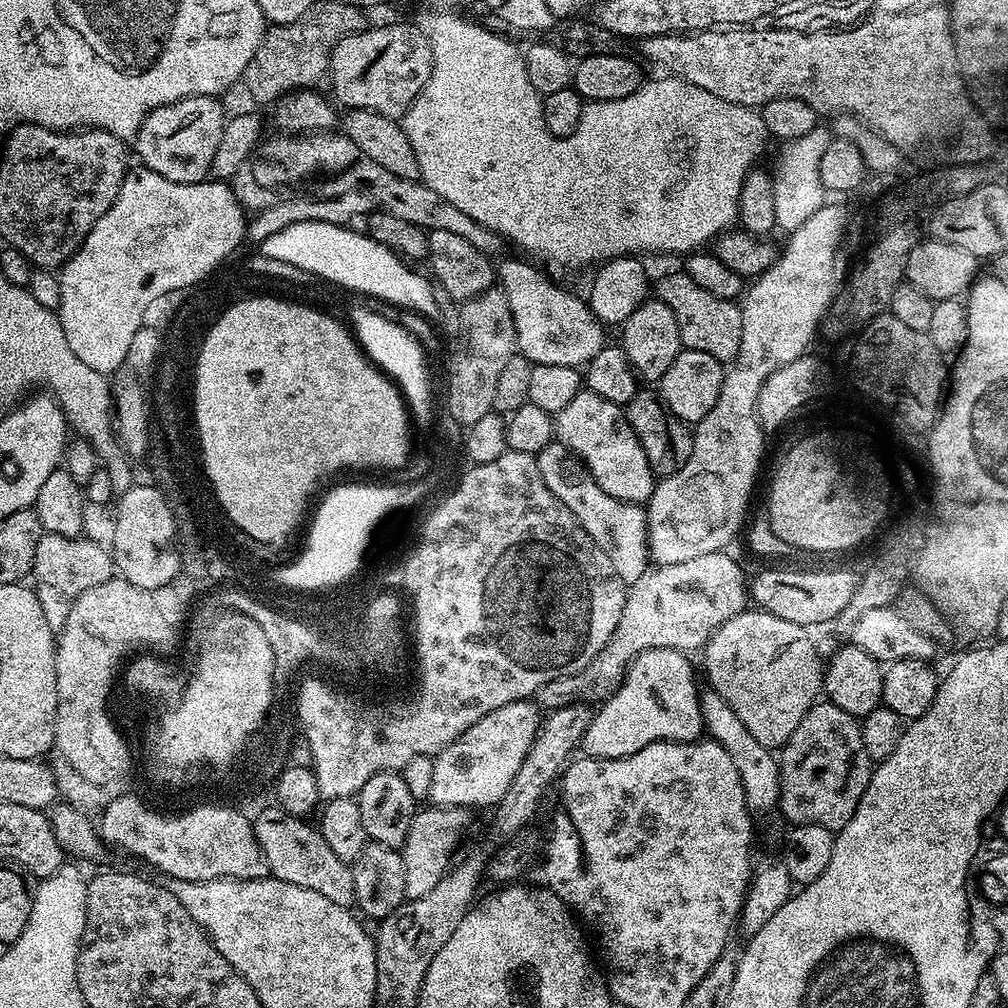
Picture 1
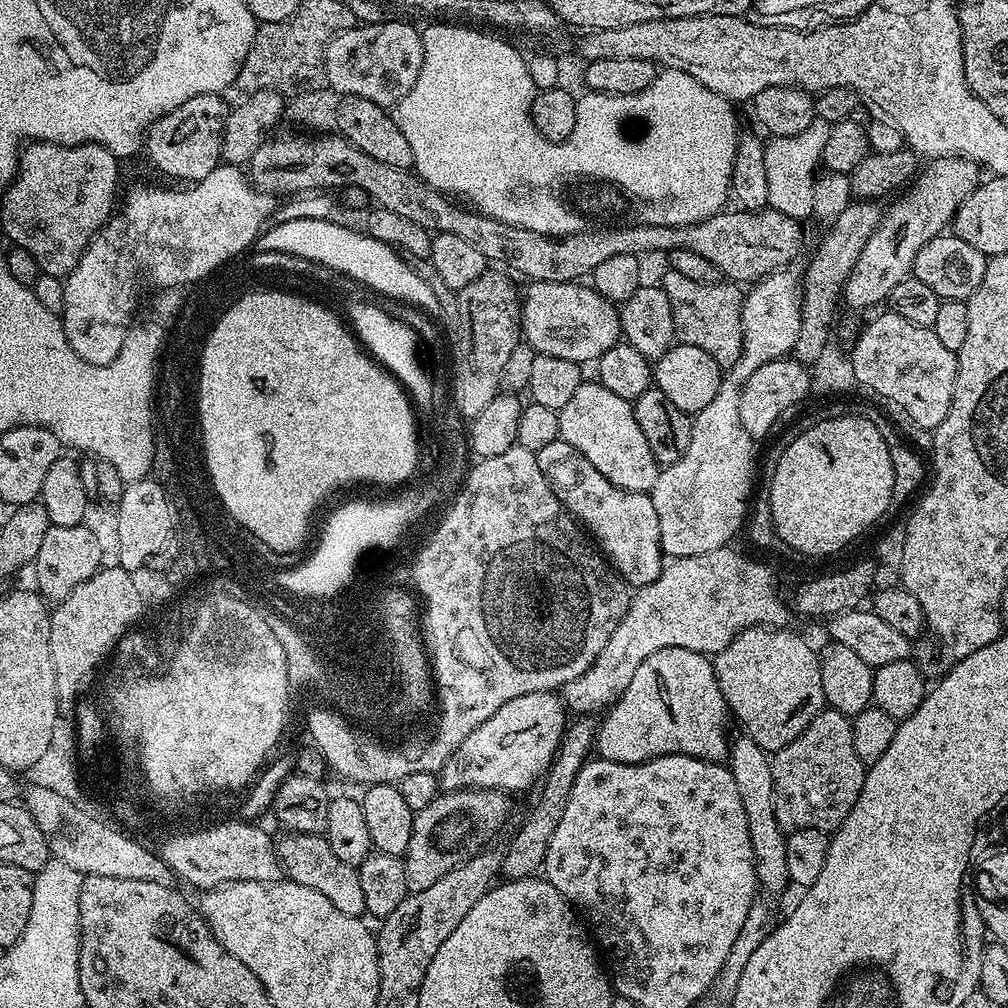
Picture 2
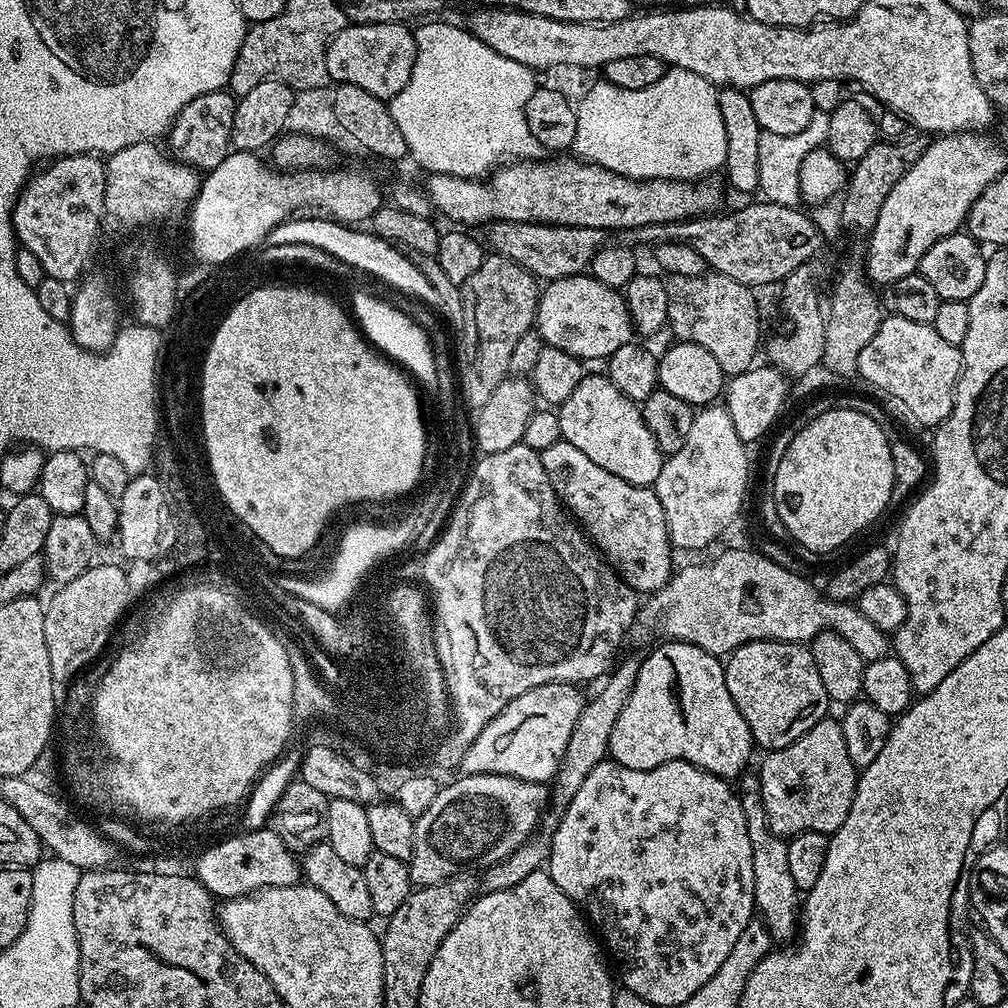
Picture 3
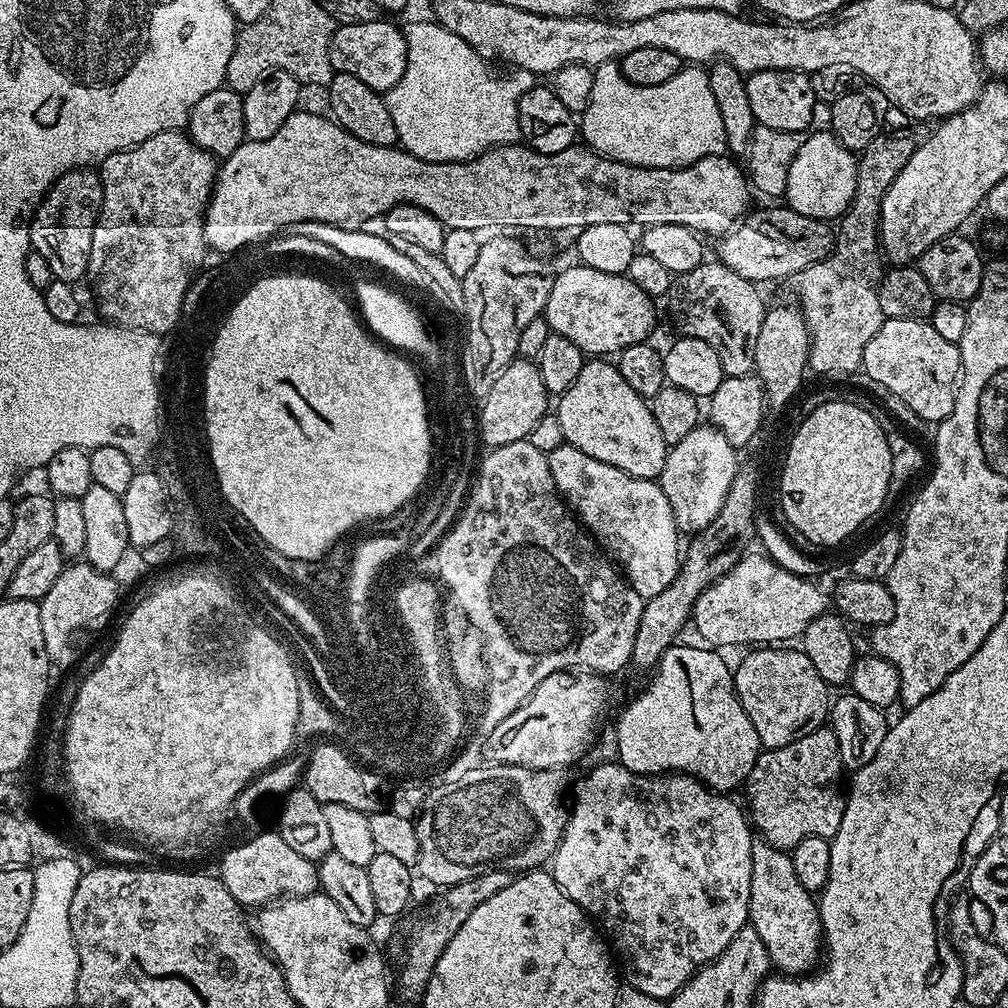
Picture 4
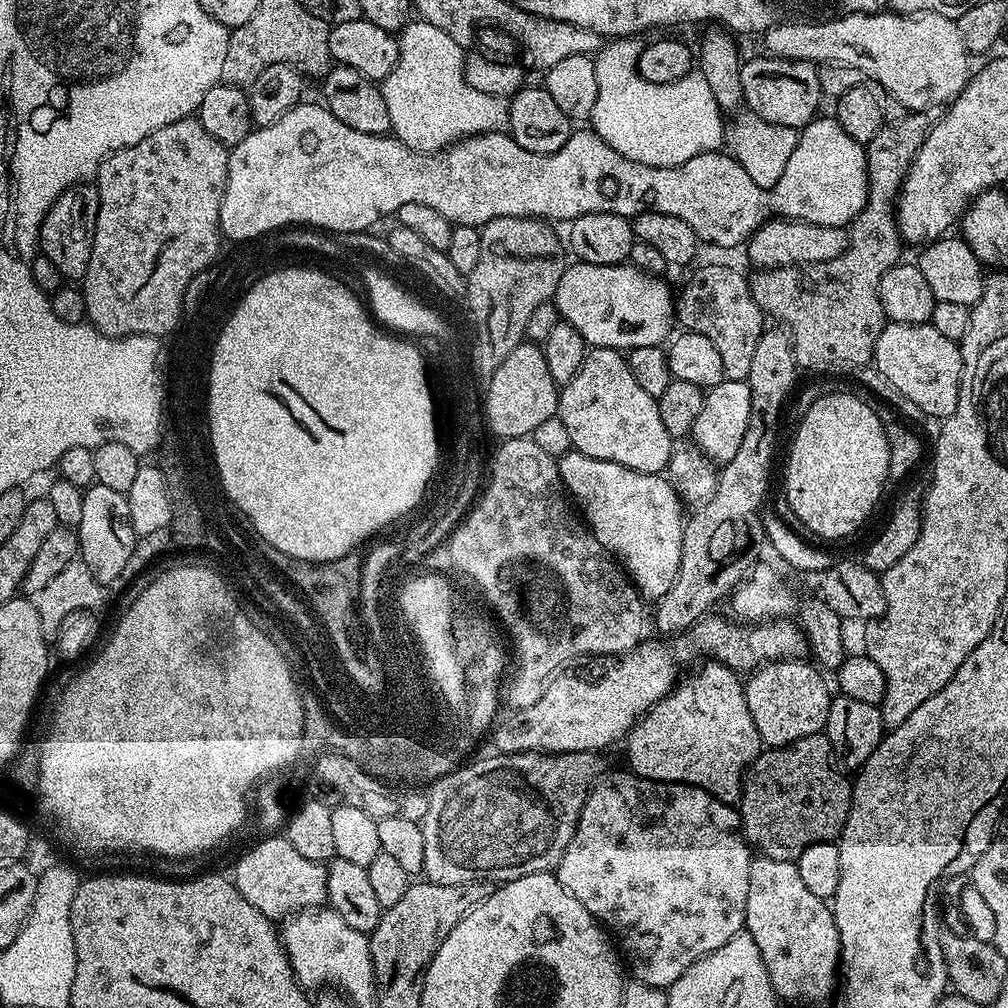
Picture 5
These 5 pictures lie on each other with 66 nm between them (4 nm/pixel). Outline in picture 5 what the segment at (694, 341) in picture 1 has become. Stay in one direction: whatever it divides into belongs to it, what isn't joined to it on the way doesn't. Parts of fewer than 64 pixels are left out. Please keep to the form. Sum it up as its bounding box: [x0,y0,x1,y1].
[674,264,766,380]

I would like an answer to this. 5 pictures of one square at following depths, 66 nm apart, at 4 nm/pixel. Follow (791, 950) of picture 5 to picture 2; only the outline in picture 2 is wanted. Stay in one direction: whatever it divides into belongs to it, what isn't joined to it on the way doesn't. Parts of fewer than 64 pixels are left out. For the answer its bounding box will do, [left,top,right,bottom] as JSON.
[726,734,790,892]

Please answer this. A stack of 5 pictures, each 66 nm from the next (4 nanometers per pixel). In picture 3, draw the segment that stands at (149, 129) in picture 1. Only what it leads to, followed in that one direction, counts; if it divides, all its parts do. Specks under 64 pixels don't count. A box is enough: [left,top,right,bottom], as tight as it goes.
[166,90,237,170]

